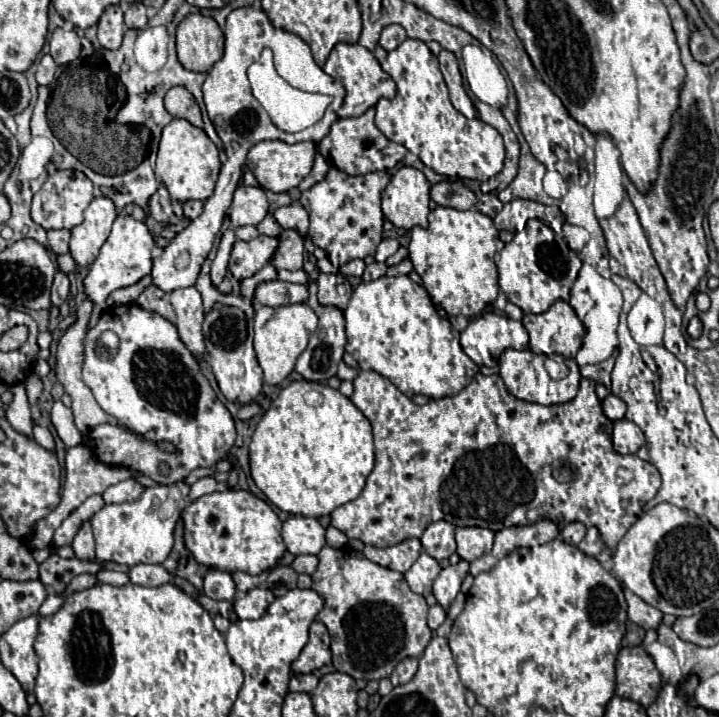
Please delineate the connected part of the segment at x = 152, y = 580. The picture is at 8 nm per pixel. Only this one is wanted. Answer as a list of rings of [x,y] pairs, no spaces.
[[[135,565],[129,569],[129,579],[135,585],[143,587],[159,587],[163,583],[171,581],[171,575],[161,565]]]

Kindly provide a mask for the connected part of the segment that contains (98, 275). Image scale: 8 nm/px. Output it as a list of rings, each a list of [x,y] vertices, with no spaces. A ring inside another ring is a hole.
[[[117,215],[115,223],[113,223],[113,229],[111,229],[111,235],[107,237],[107,241],[103,243],[95,263],[89,267],[89,275],[85,277],[85,291],[87,291],[87,297],[95,303],[95,309],[93,309],[93,315],[89,319],[89,327],[93,327],[101,313],[105,311],[105,299],[109,297],[111,291],[119,289],[119,287],[129,287],[133,283],[137,283],[141,277],[149,275],[151,273],[151,249],[155,247],[155,241],[153,241],[153,235],[151,231],[147,229],[147,225],[143,221],[137,221],[133,219],[131,215]]]

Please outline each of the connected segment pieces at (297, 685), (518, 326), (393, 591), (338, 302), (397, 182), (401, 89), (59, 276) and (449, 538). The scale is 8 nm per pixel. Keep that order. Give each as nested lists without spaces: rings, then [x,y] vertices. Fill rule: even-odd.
[[[309,673],[309,675],[293,675],[289,681],[289,691],[303,691],[303,693],[311,693],[317,687],[319,679],[317,675]]]
[[[483,313],[475,317],[461,333],[461,347],[477,365],[493,367],[505,349],[525,349],[529,335],[521,321],[505,315]]]
[[[325,545],[319,551],[319,567],[313,573],[313,589],[317,593],[321,593],[321,597],[325,599],[325,607],[321,609],[321,613],[317,615],[317,619],[327,627],[329,635],[331,635],[331,653],[333,653],[333,667],[341,673],[351,675],[353,679],[365,679],[365,681],[381,681],[385,677],[389,677],[395,669],[395,665],[399,661],[403,661],[405,657],[415,657],[421,659],[425,647],[431,641],[433,631],[427,625],[427,603],[421,595],[413,593],[409,589],[409,585],[405,583],[403,575],[397,571],[391,571],[387,567],[381,567],[373,561],[369,561],[363,553],[353,551],[351,547],[343,547],[343,549],[333,549],[329,545]],[[353,613],[375,613],[375,629],[371,629],[373,633],[369,633],[367,625],[363,621],[355,621]],[[369,643],[375,645],[373,651],[369,651]]]
[[[321,273],[319,279],[317,279],[317,287],[319,287],[319,301],[323,305],[335,305],[339,309],[347,307],[349,293],[345,293],[343,297],[337,293],[337,275]]]
[[[399,167],[393,175],[389,185],[383,191],[383,215],[399,229],[409,231],[411,227],[427,227],[427,215],[429,215],[429,181],[425,175],[415,167]]]
[[[405,39],[387,55],[383,71],[397,83],[395,99],[379,101],[375,115],[375,125],[389,141],[405,145],[411,153],[419,155],[427,167],[449,179],[487,181],[503,169],[505,147],[501,135],[481,119],[469,121],[453,109],[437,57],[423,41]]]
[[[57,271],[53,287],[51,287],[51,303],[55,307],[59,307],[67,301],[67,297],[69,297],[69,279],[63,271]]]
[[[435,521],[421,535],[423,549],[437,561],[447,559],[451,553],[455,553],[455,537],[453,535],[455,535],[455,527],[451,523]]]

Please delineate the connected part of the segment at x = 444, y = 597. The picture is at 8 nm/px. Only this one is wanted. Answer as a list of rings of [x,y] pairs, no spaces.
[[[463,559],[457,565],[449,565],[439,573],[439,577],[433,583],[433,595],[437,597],[437,603],[441,607],[451,605],[451,601],[455,599],[455,595],[461,589],[461,581],[465,579],[467,573],[469,573],[469,561],[463,561]]]

